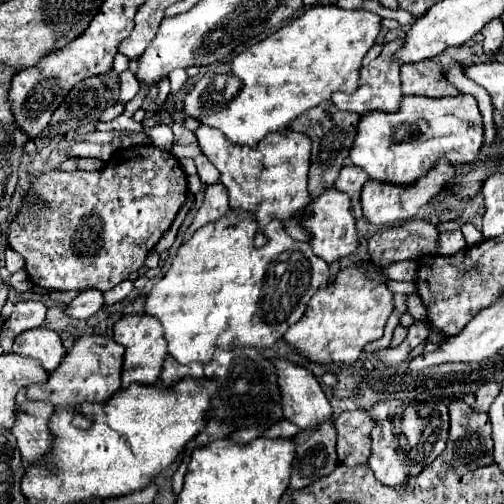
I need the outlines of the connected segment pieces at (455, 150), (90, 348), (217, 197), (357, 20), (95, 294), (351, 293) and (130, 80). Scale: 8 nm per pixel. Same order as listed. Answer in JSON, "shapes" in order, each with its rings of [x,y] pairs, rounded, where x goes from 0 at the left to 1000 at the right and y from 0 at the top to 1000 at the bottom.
{"shapes":[[[[933,187],[873,198],[802,190],[794,218],[786,222],[746,226],[746,218],[738,218],[738,226],[718,226],[714,234],[714,250],[706,250],[706,290],[698,290],[694,317],[750,361],[817,365],[841,349],[869,313],[885,313],[901,329],[917,329],[948,317],[948,302],[956,294],[956,226],[944,194]]],[[[163,663],[147,675],[143,690],[123,710],[119,726],[95,742],[95,758],[56,766],[56,794],[95,794],[107,806],[131,802],[139,813],[151,817],[143,841],[155,849],[179,849],[179,833],[159,825],[155,798],[210,798],[234,770],[238,770],[238,738],[242,738],[242,710],[246,687],[226,679],[202,663]]],[[[429,361],[429,365],[413,365],[409,369],[409,389],[405,389],[405,401],[401,409],[393,413],[393,425],[385,429],[381,444],[373,448],[369,464],[365,464],[365,476],[373,476],[393,452],[409,448],[413,440],[425,440],[433,437],[437,429],[444,429],[452,421],[452,381],[444,377],[444,365]]],[[[667,8],[619,12],[579,48],[488,95],[456,127],[429,131],[421,143],[405,147],[369,190],[365,222],[369,230],[389,230],[401,246],[433,254],[456,282],[504,294],[532,262],[563,262],[583,234],[655,198],[663,183],[698,187],[698,179],[714,171],[718,115],[742,91],[758,60],[758,40],[758,32],[730,20],[683,20]]],[[[167,575],[159,579],[135,607],[131,607],[131,623],[139,631],[155,631],[155,635],[171,635],[183,623],[190,623],[206,603],[202,579],[198,575]]],[[[694,524],[690,532],[675,536],[667,544],[667,552],[647,567],[647,571],[635,571],[611,599],[611,611],[603,619],[603,631],[595,631],[595,639],[579,643],[567,659],[567,675],[587,687],[591,694],[599,694],[599,702],[623,718],[635,718],[643,726],[651,722],[702,722],[722,687],[730,679],[742,679],[750,671],[758,671],[762,663],[762,647],[766,647],[766,635],[774,627],[774,619],[782,615],[782,583],[770,575],[766,567],[766,548],[758,544],[758,536],[750,540],[734,540],[734,536],[718,536],[714,524]]],[[[242,143],[238,147],[238,202],[242,206],[258,202],[274,187],[274,179],[278,179],[278,167],[270,163],[266,147],[262,143]]]]}

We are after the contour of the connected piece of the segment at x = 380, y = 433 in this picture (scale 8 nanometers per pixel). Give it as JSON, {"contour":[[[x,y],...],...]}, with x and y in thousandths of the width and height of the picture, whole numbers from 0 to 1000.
{"contour":[[[754,796],[744,800],[730,817],[734,817],[734,829],[746,837],[742,853],[738,853],[738,901],[730,909],[730,925],[738,929],[738,937],[746,940],[746,948],[766,960],[766,964],[798,964],[810,948],[833,940],[841,933],[841,925],[857,921],[877,897],[881,897],[881,885],[885,885],[885,869],[857,869],[853,877],[829,877],[825,885],[813,885],[810,877],[794,877],[786,853],[778,849],[778,841],[770,837],[774,823],[770,819],[768,798]]]}

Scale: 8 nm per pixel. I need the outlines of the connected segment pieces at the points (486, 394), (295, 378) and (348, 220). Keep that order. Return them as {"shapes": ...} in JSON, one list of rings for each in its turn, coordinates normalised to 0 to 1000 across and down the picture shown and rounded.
{"shapes":[[[[968,758],[960,766],[952,766],[952,774],[944,778],[944,798],[937,806],[937,813],[944,817],[964,817],[972,810],[972,802],[980,798],[980,790],[992,778],[992,762],[988,758]]],[[[532,710],[532,718],[544,726],[544,738],[552,746],[552,766],[556,766],[556,790],[560,790],[560,813],[563,813],[563,829],[571,829],[575,837],[583,837],[587,845],[595,849],[623,849],[647,833],[659,829],[659,810],[651,802],[651,790],[647,782],[639,778],[627,746],[595,726],[595,722],[583,722],[567,710]]],[[[651,377],[643,381],[635,393],[627,393],[615,413],[607,413],[611,429],[603,429],[603,440],[595,444],[603,452],[603,460],[615,468],[615,488],[623,496],[623,504],[631,512],[639,512],[643,520],[659,524],[659,520],[675,520],[679,512],[694,508],[710,488],[710,456],[706,456],[706,437],[698,429],[698,413],[694,413],[694,393],[690,385],[675,381],[675,377]]]]}

